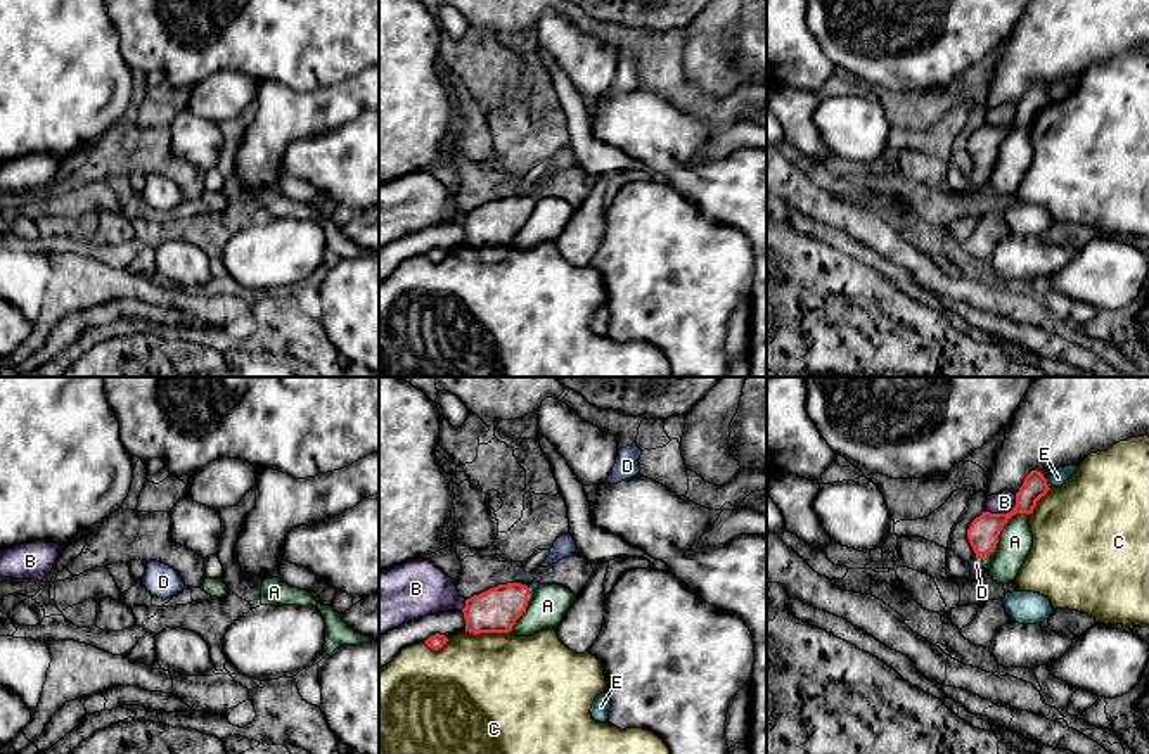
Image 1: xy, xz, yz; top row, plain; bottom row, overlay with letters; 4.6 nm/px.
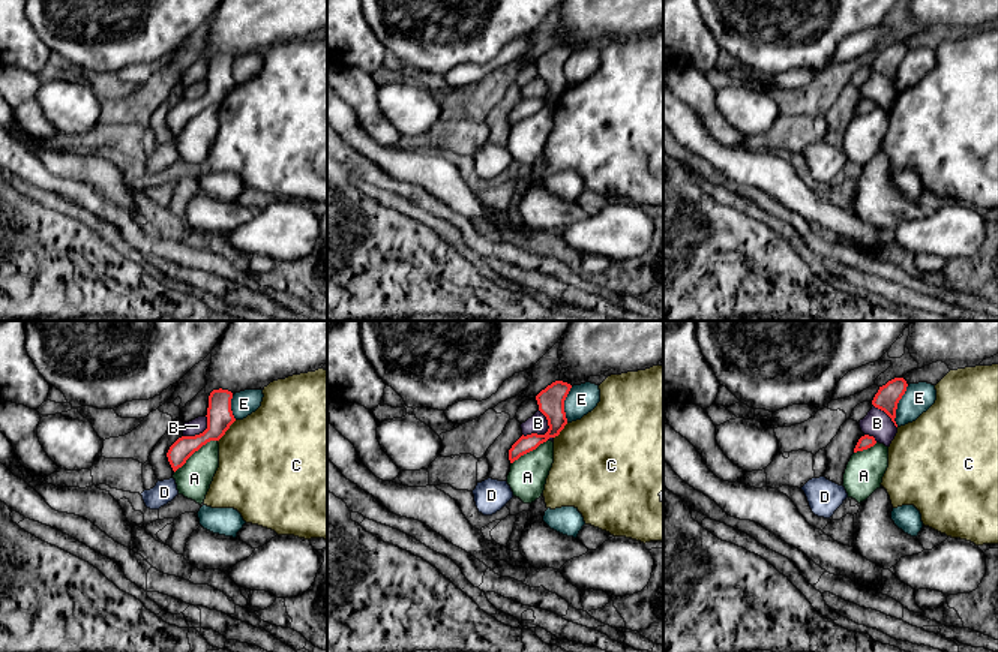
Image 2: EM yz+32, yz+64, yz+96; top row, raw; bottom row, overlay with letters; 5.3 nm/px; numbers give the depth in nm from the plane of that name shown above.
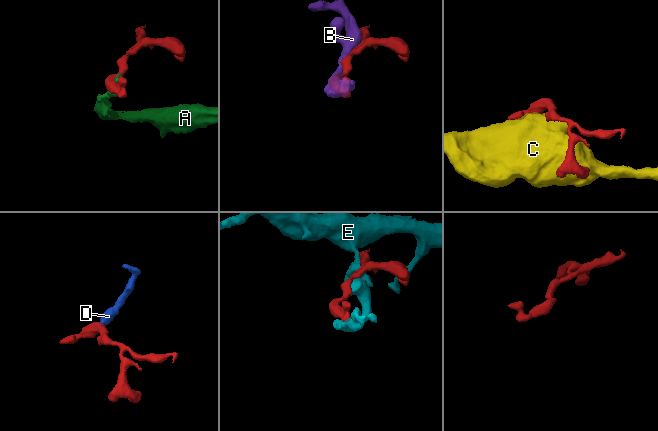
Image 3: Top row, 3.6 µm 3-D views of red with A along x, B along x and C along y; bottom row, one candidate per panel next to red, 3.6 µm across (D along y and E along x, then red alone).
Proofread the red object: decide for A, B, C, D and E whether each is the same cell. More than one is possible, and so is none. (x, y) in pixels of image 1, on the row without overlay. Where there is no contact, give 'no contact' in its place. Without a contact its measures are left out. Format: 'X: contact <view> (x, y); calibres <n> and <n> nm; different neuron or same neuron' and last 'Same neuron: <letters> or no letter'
A: contact yz (999, 146); calibres 140 and 160 nm; different neuron
B: contact yz (1007, 125); calibres 140 and 100 nm; different neuron
C: contact xz (488, 244); calibres 200 and 500 nm; different neuron
D: contact yz (980, 170); calibres 140 and 60 nm; same neuron
E: contact yz (1047, 97); calibres 120 and 90 nm; different neuron
Same neuron: D

